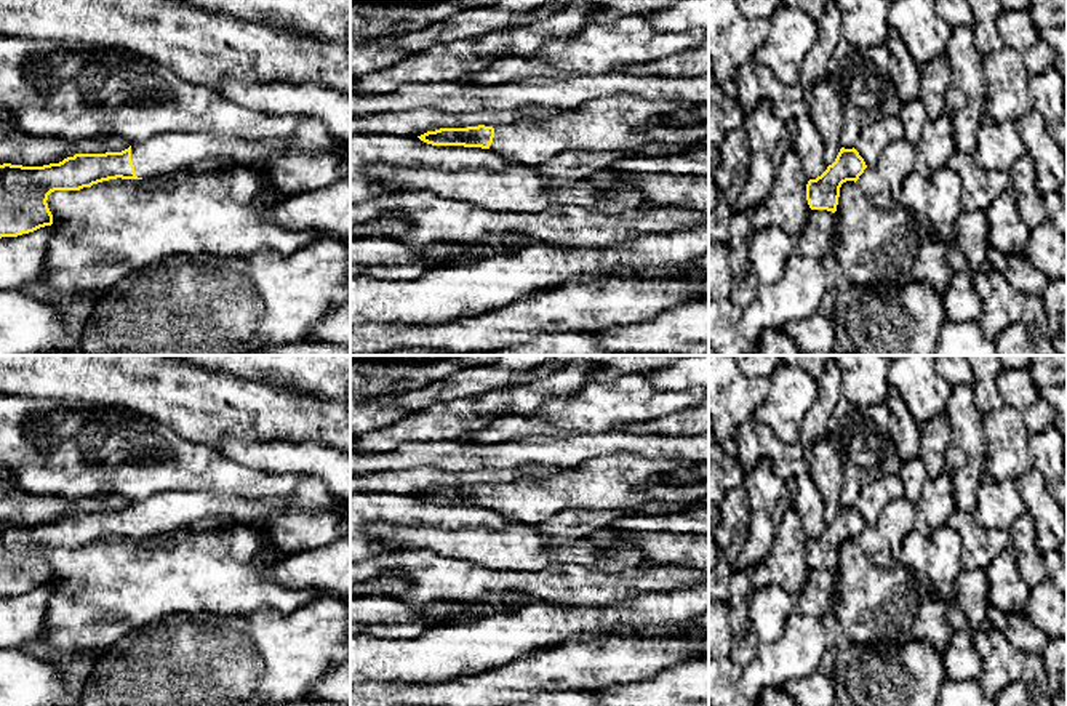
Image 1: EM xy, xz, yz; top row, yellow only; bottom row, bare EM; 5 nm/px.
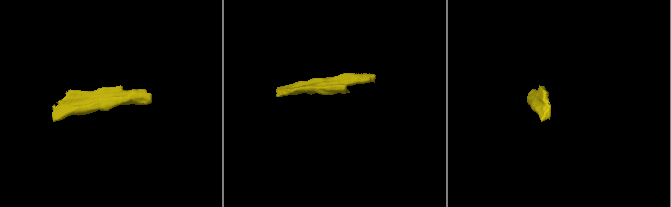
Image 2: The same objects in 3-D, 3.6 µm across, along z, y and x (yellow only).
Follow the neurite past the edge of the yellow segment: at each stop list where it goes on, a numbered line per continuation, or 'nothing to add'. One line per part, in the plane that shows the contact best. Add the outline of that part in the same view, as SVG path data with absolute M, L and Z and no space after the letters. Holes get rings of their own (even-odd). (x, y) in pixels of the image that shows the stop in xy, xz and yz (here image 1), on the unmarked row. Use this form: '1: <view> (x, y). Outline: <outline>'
1: xy (162, 513). Outline: M301 475L290 498L248 499L242 496L202 493L158 493L131 504L131 520L138 536L179 532L211 517L227 517L240 525L261 525L272 515L291 507L302 511L339 511L341 498L315 475Z

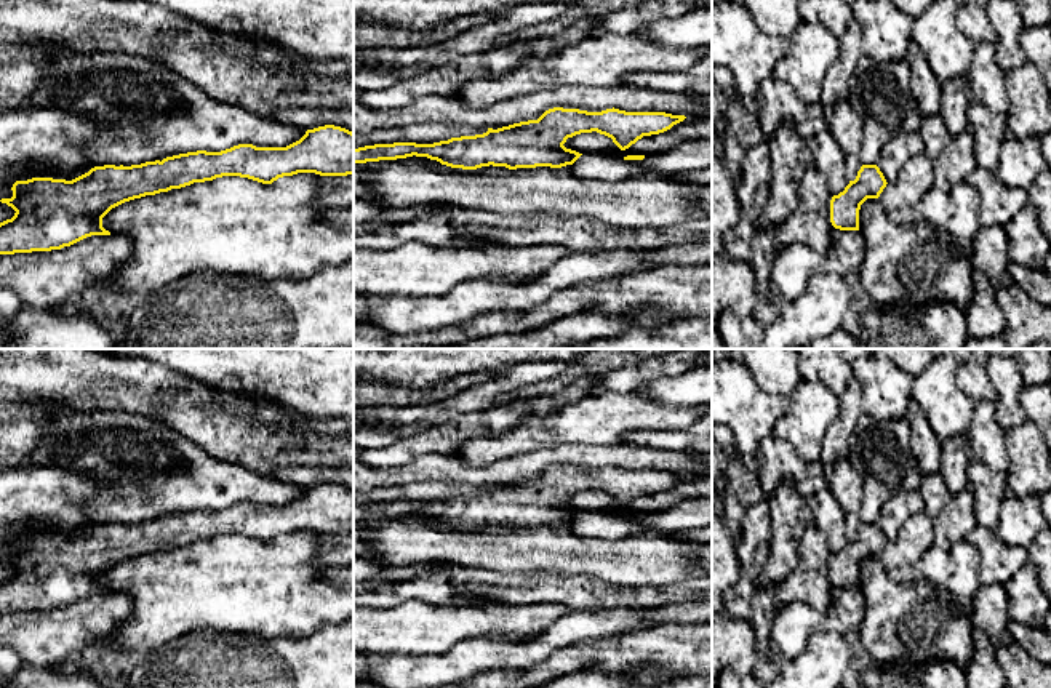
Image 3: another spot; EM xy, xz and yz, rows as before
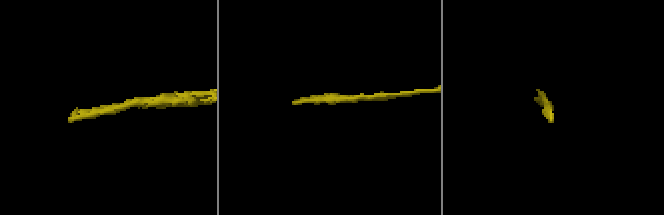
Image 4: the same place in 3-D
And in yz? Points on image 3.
nothing to add

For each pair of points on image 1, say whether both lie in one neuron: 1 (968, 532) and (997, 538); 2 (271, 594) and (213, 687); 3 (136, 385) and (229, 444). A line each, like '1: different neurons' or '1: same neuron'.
1: same neuron
2: different neurons
3: different neurons

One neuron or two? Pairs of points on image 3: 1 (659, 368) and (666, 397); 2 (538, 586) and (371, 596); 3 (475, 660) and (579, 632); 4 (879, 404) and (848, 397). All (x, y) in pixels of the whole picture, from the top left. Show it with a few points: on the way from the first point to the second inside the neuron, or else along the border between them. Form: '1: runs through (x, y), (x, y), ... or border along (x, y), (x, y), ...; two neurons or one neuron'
1: border along (695, 367), (679, 375), (648, 380), (632, 391); two neurons
2: border along (440, 567), (458, 589), (477, 591), (493, 602); two neurons
3: runs through (501, 655), (525, 655), (554, 639); one neuron
4: border along (853, 375), (861, 388), (863, 410); two neurons

